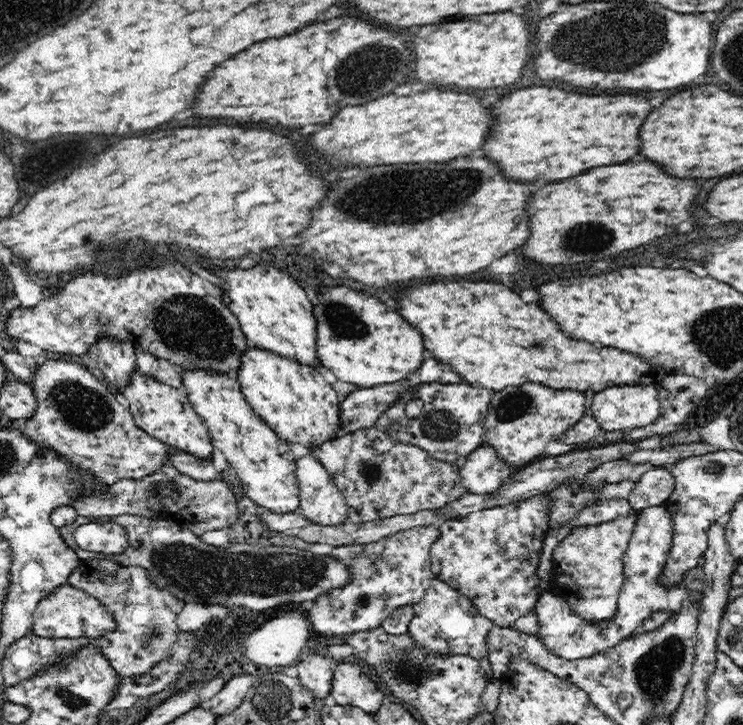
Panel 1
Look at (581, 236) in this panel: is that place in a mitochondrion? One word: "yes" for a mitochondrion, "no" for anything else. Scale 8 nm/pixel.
yes

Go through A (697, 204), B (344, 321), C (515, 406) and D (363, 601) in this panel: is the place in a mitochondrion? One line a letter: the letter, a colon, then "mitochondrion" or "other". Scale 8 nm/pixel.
A: other
B: mitochondrion
C: mitochondrion
D: mitochondrion

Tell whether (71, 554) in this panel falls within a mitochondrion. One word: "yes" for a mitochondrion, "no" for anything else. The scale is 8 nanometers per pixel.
no

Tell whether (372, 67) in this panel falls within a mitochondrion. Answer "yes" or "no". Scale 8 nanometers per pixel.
yes

